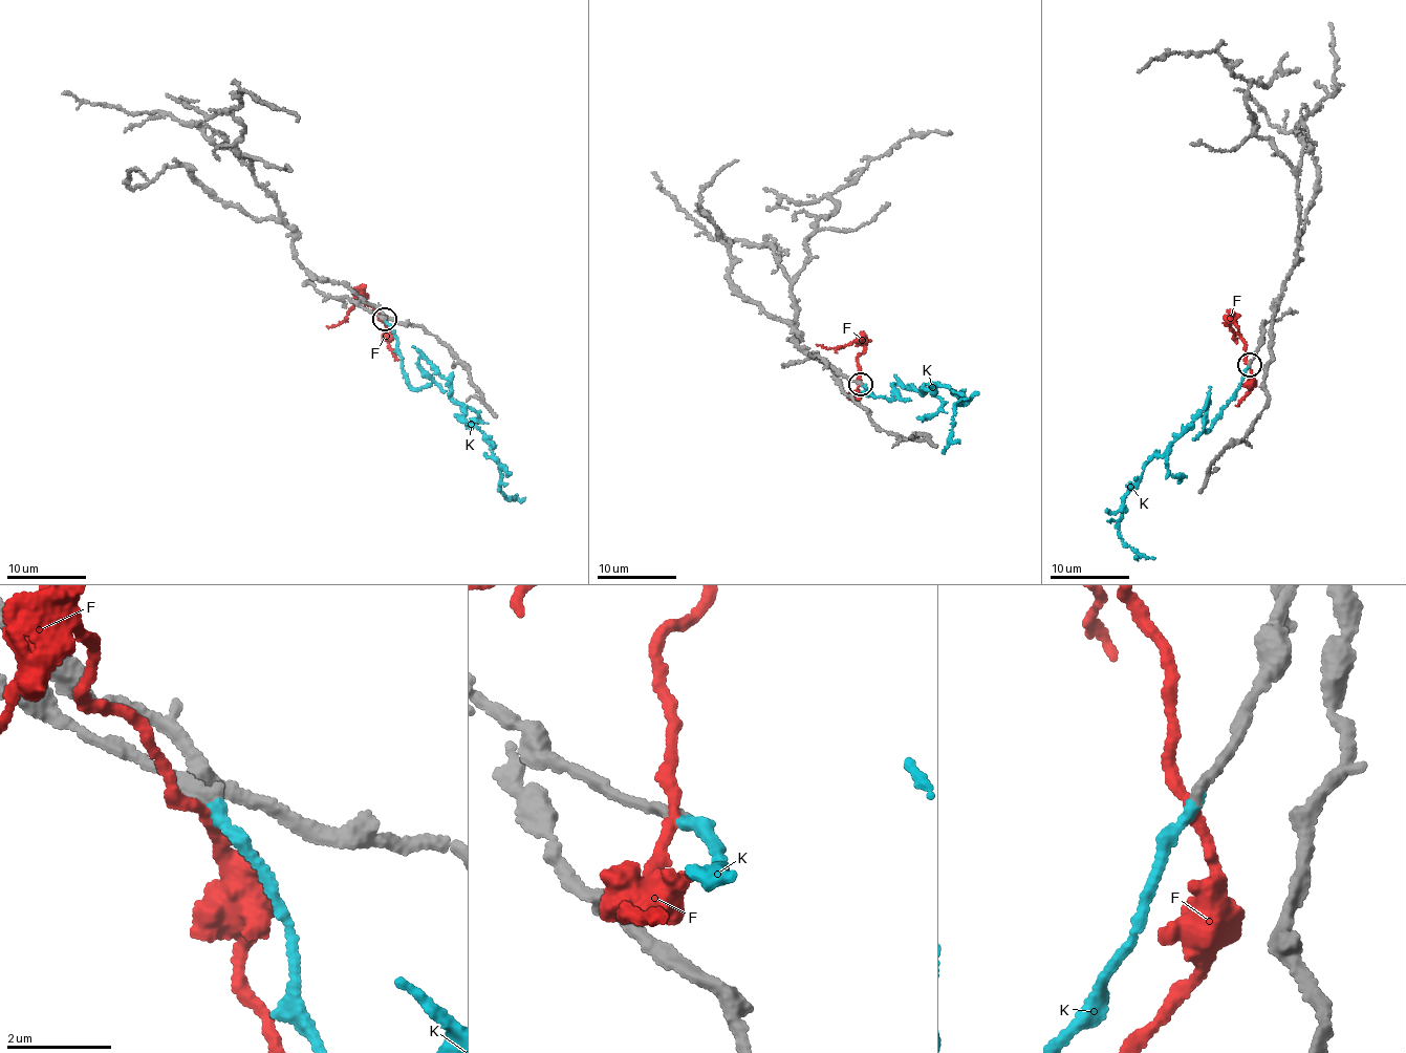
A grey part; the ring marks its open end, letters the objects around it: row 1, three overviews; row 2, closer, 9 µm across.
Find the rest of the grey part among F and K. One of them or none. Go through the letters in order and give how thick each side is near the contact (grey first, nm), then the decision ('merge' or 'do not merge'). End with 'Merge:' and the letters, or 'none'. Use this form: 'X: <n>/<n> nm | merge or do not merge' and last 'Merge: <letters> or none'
F: 260/220 nm | do not merge
K: 260/240 nm | merge
Merge: K

